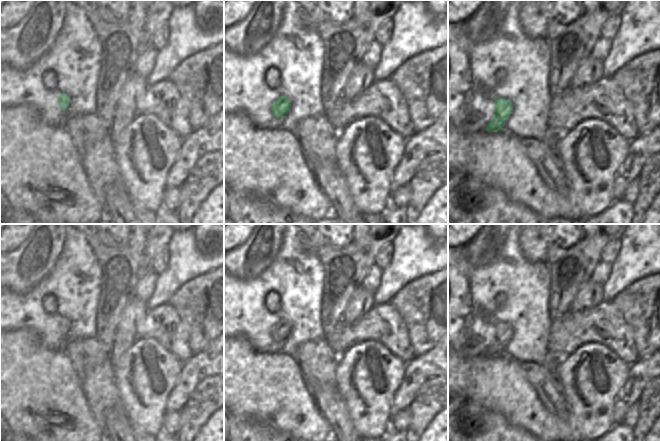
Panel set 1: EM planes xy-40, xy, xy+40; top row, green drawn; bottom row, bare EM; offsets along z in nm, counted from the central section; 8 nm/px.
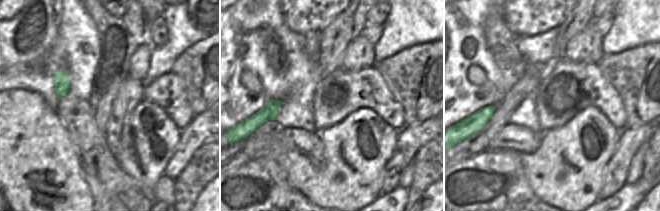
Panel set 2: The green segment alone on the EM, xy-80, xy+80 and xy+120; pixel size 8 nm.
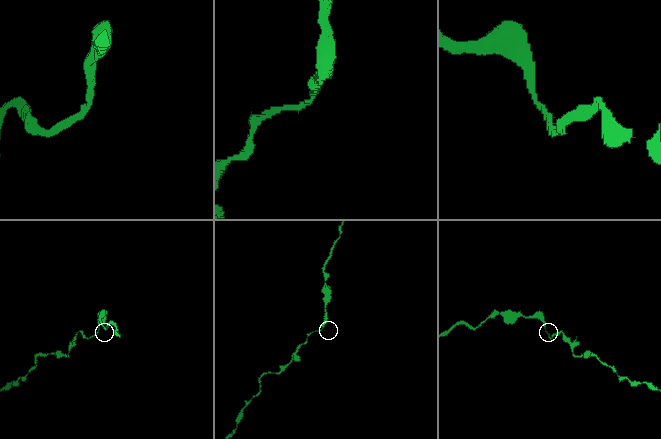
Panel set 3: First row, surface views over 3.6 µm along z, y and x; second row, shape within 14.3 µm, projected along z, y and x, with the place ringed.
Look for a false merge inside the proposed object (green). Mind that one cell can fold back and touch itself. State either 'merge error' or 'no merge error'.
no merge error

